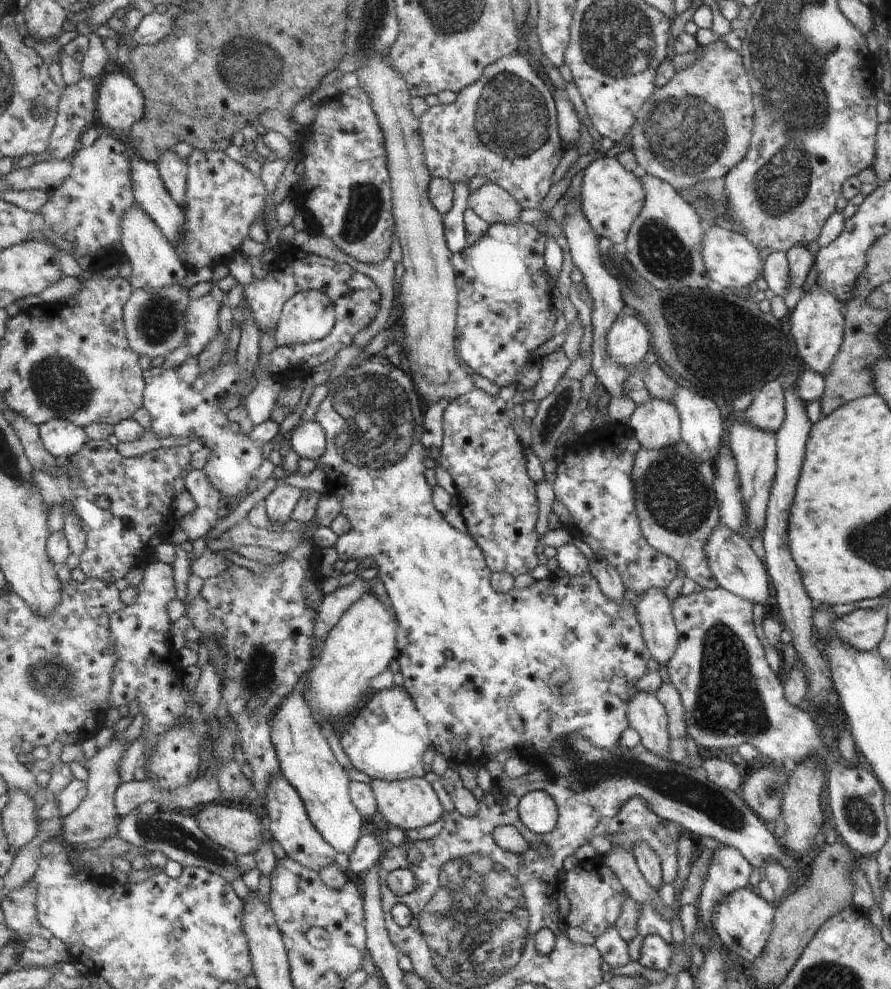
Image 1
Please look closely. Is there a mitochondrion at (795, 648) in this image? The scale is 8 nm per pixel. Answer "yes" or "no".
no

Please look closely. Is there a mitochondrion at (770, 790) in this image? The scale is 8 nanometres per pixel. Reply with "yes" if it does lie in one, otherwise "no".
yes

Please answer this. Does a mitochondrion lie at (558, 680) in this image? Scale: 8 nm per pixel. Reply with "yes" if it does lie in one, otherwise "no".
yes

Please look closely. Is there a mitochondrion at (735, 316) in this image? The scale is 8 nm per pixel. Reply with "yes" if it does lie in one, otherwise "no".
no

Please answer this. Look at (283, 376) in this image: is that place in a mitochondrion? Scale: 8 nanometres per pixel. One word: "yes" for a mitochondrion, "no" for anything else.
no

